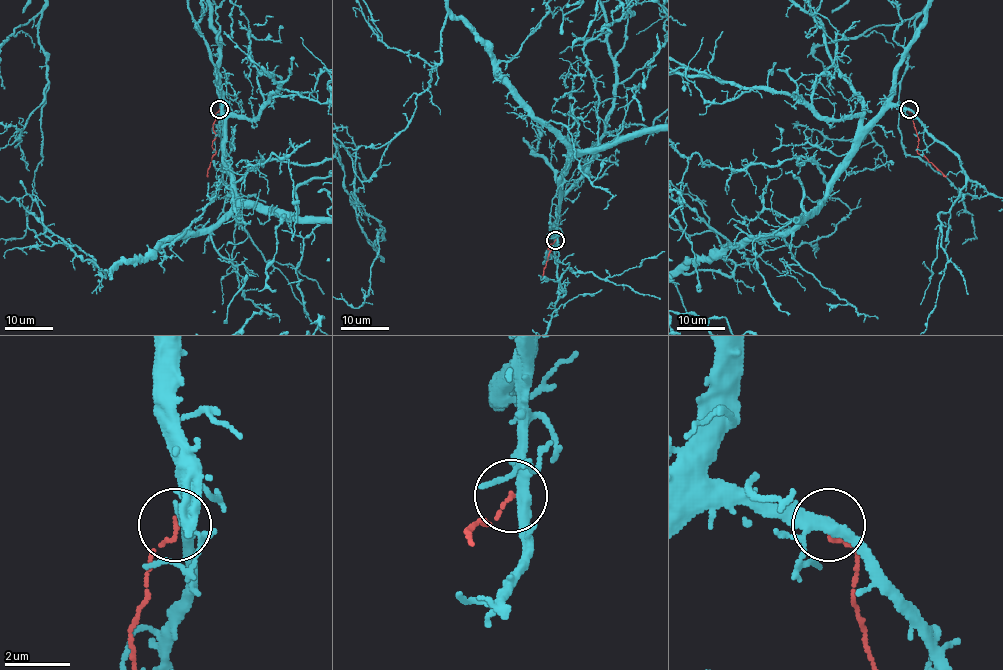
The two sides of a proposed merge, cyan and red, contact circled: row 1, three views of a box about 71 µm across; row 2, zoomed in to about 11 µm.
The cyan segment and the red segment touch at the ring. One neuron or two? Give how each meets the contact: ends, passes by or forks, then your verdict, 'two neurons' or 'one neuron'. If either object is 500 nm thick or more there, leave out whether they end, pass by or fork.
cyan forks | red ends | two neurons

